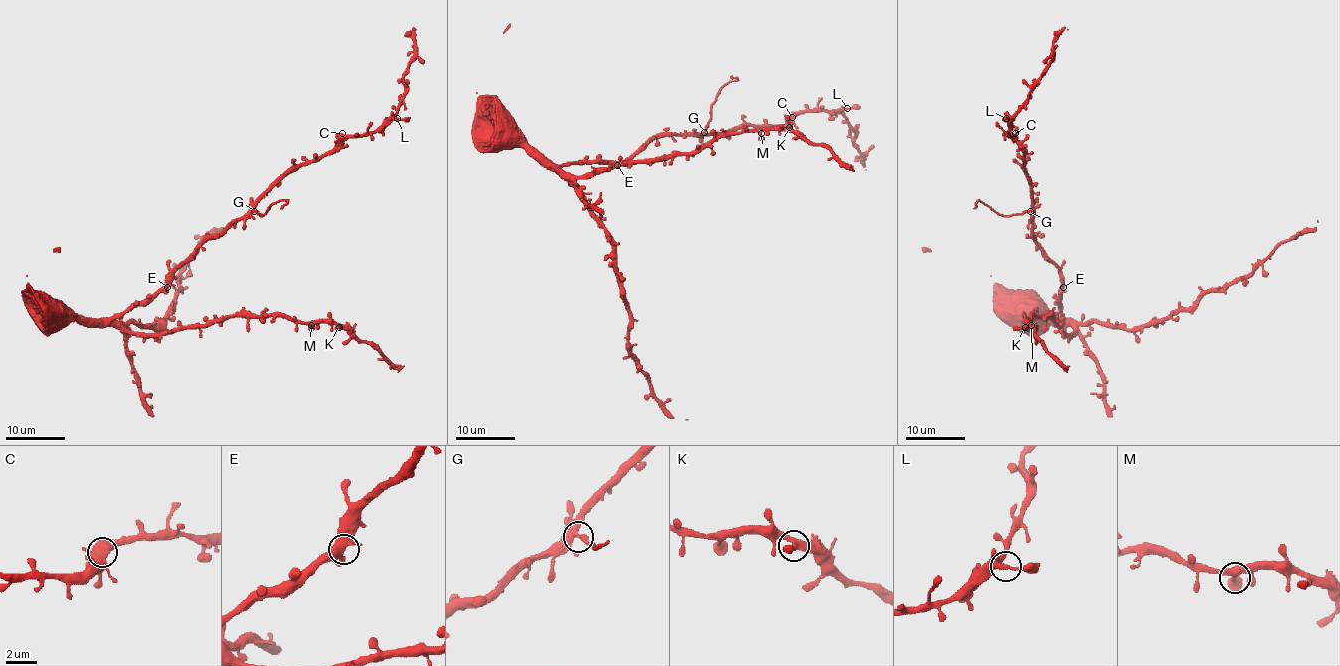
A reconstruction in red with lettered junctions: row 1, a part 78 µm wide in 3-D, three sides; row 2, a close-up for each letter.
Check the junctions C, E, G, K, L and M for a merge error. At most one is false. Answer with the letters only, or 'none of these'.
G

